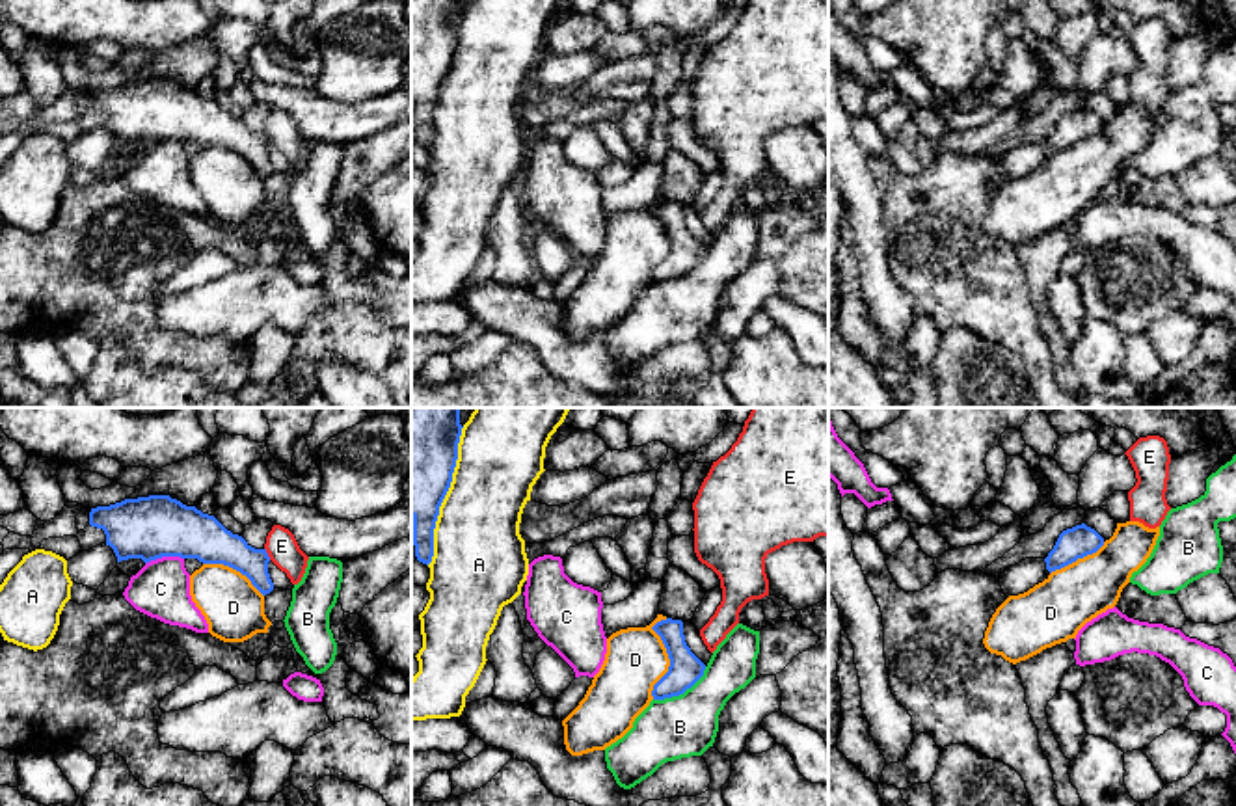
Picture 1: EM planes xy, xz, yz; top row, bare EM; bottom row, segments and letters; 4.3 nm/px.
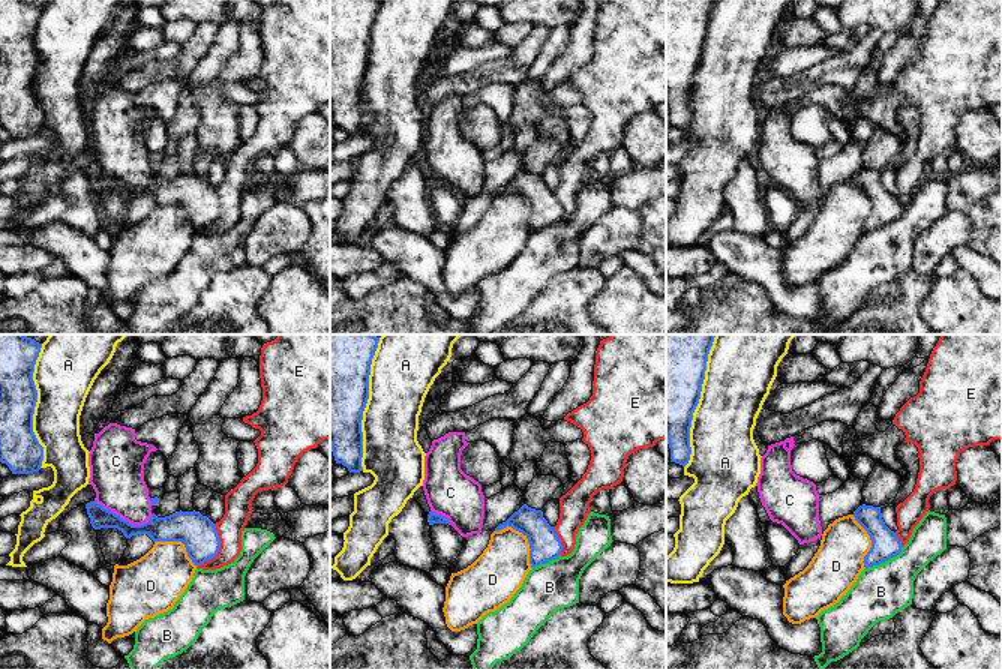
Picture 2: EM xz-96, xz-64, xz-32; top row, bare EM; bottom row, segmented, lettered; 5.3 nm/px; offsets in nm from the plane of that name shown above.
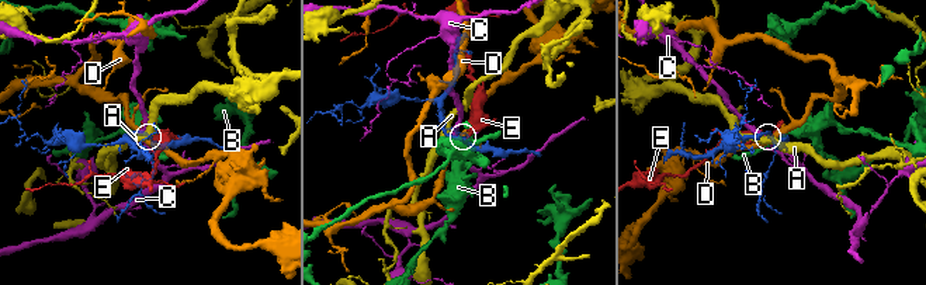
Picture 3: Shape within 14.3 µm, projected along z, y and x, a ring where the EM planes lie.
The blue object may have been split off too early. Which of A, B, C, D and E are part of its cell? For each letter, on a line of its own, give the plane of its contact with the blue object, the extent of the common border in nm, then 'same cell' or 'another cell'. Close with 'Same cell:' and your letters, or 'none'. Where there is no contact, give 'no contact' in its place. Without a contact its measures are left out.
A: meets blue in xz; contact 600 nm long; another cell
B: meets blue in xz; contact 280 nm long; another cell
C: meets blue in xy; contact 170 nm long; another cell
D: meets blue in xz; contact 360 nm long; another cell
E: meets blue in xy; contact 60 nm long; another cell
Same cell: none

